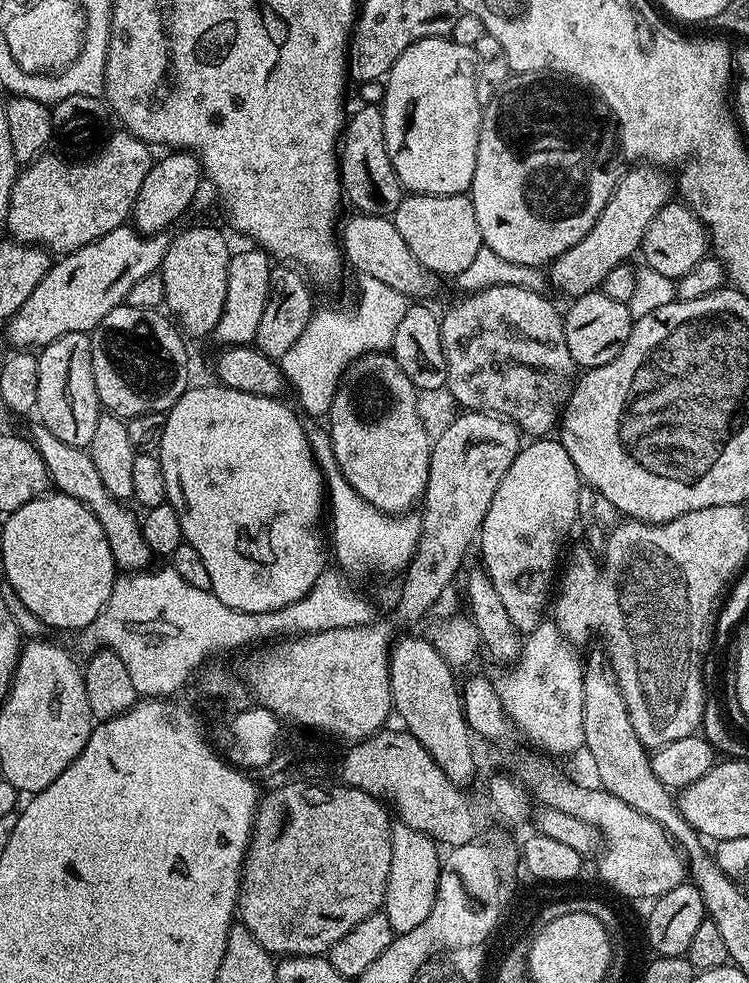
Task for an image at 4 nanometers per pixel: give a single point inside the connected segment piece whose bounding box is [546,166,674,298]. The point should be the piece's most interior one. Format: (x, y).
(617, 235)

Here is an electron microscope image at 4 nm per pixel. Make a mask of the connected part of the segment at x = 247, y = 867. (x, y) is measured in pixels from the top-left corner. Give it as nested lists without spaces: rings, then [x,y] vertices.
[[[304,780],[272,788],[269,796],[259,801],[252,843],[244,859],[238,901],[239,923],[244,924],[258,942],[262,942],[267,952],[280,958],[324,956],[334,942],[350,934],[362,918],[370,918],[370,914],[384,907],[390,875],[393,823],[388,818],[389,809],[377,797],[350,788],[343,782],[322,783]]]

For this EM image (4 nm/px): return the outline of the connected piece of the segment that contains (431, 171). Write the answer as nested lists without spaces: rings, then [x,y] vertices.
[[[448,36],[422,38],[402,50],[383,84],[386,150],[400,183],[409,193],[421,196],[465,195],[474,178],[482,115],[482,106],[476,97],[476,49],[458,46]]]

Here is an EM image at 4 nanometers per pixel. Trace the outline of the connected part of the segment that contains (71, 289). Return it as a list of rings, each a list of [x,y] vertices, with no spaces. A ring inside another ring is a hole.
[[[125,226],[110,230],[110,234],[78,250],[61,255],[48,269],[42,282],[34,286],[34,294],[30,294],[30,298],[26,298],[23,306],[13,316],[8,317],[6,327],[8,327],[8,340],[12,343],[11,347],[16,350],[39,350],[66,334],[91,333],[93,328],[100,325],[102,318],[110,314],[110,310],[127,301],[130,286],[134,286],[134,282],[146,278],[146,274],[160,271],[160,264],[164,261],[169,243],[167,235],[145,234],[136,231],[135,227]]]

